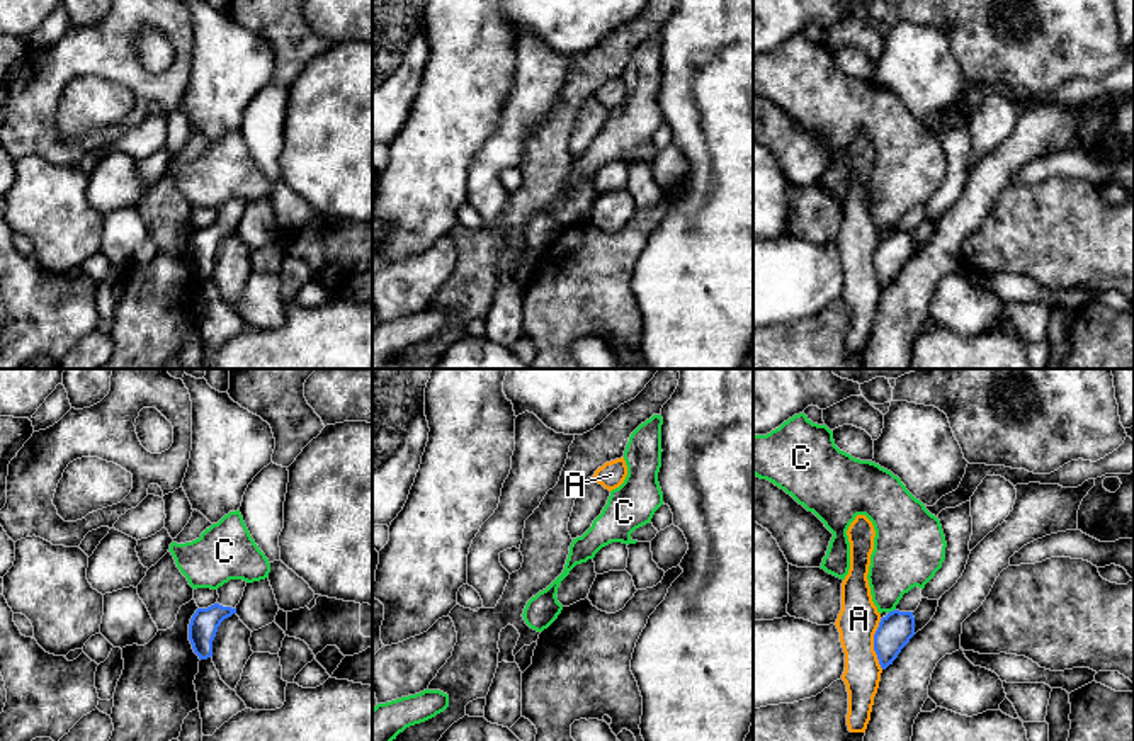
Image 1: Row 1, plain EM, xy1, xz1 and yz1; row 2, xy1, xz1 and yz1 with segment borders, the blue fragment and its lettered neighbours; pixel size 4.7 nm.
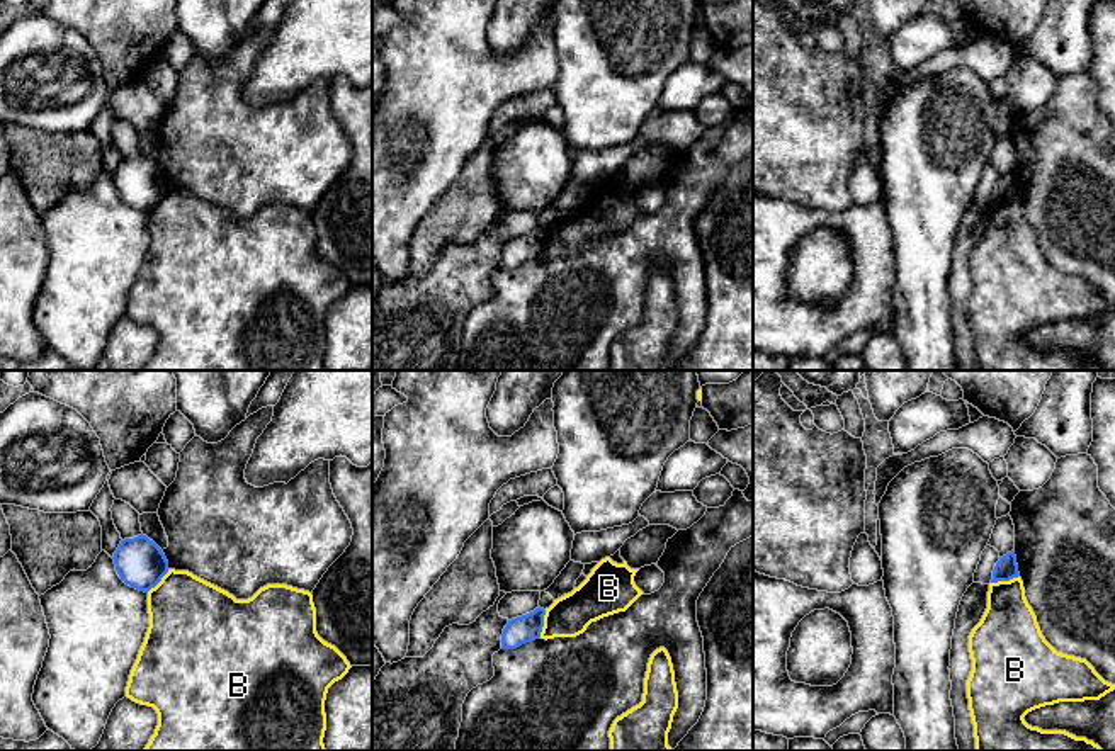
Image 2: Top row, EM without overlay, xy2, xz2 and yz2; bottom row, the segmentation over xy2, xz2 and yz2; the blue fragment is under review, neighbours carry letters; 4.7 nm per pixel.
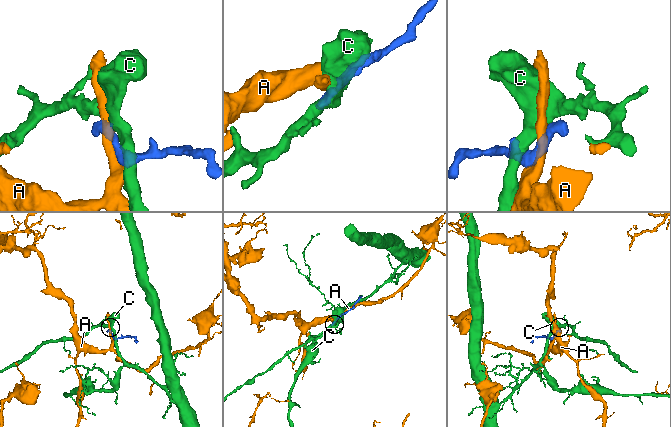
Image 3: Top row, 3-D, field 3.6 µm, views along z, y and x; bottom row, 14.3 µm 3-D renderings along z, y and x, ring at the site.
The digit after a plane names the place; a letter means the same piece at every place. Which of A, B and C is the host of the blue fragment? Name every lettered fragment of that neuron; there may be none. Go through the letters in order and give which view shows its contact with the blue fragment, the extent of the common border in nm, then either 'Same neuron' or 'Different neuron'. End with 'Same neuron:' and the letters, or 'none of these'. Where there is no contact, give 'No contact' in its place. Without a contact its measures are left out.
A: Touches blue in yz1. Shared border 240 nm. Different neuron
B: Touches blue in yz2. Shared border 140 nm. Different neuron
C: Touches blue in yz1. Shared border 50 nm. Different neuron
Same neuron: none of these

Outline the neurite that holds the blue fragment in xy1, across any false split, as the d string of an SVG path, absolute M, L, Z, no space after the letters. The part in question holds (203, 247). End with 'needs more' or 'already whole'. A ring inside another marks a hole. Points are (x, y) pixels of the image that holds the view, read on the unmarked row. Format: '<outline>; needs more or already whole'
M230 199L218 207L218 221L207 228L197 228L189 243L189 260L199 279L213 275L213 260L221 241L236 233L247 201Z; needs more

